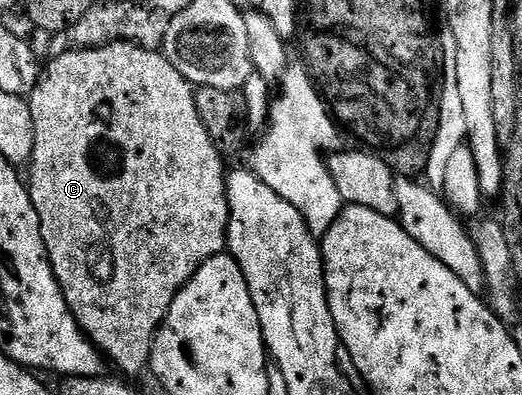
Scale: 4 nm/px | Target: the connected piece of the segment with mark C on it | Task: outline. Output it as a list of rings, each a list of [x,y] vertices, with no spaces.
[[[106,43],[103,47],[85,47],[82,49],[68,49],[64,55],[54,56],[50,60],[52,63],[46,64],[45,70],[39,76],[39,84],[32,89],[29,96],[31,112],[33,113],[33,129],[35,130],[35,145],[33,157],[29,164],[31,170],[31,179],[29,178],[29,190],[31,200],[37,209],[37,217],[41,221],[41,237],[45,241],[45,249],[49,261],[53,265],[53,273],[57,277],[57,281],[63,286],[63,296],[69,305],[69,309],[75,314],[75,319],[79,323],[79,328],[83,330],[83,334],[99,348],[100,352],[108,360],[111,359],[124,371],[127,375],[139,375],[142,371],[148,370],[151,361],[151,346],[155,344],[155,332],[163,323],[163,318],[169,313],[169,309],[173,305],[173,301],[177,297],[177,293],[184,285],[191,280],[193,273],[197,273],[197,269],[201,269],[201,265],[205,265],[205,261],[209,261],[209,257],[214,255],[222,255],[227,251],[227,226],[229,225],[229,197],[227,196],[227,177],[229,167],[226,167],[225,156],[217,149],[217,145],[209,137],[209,133],[205,129],[205,121],[201,121],[201,113],[197,113],[197,101],[195,100],[196,88],[188,79],[183,77],[167,60],[166,55],[158,50],[149,47],[140,47],[137,43]]]

